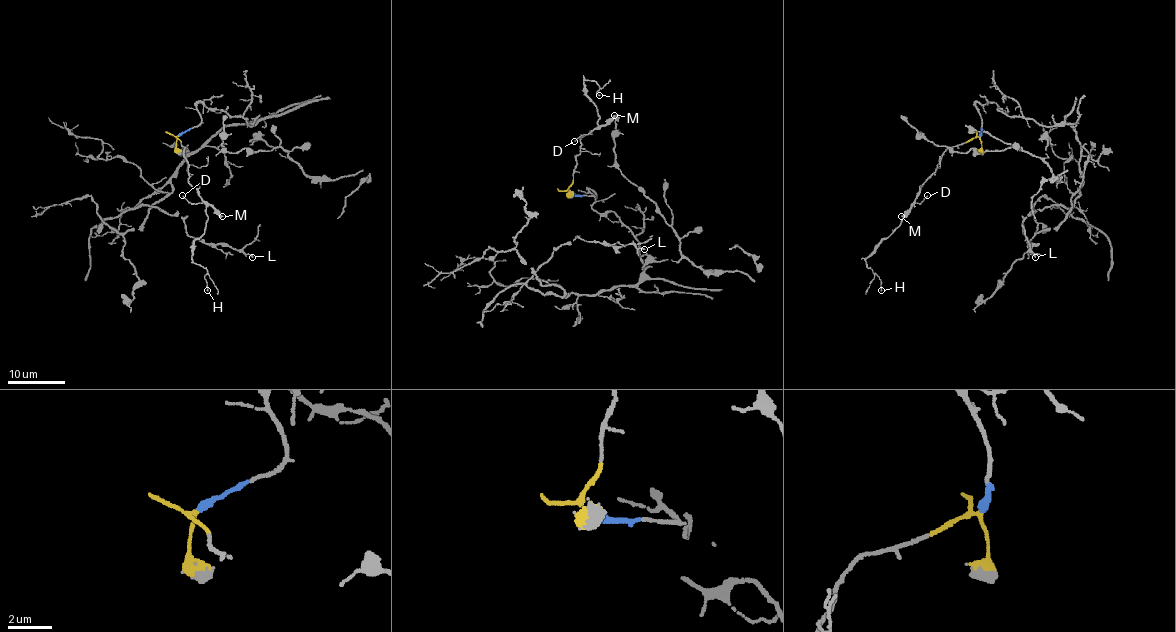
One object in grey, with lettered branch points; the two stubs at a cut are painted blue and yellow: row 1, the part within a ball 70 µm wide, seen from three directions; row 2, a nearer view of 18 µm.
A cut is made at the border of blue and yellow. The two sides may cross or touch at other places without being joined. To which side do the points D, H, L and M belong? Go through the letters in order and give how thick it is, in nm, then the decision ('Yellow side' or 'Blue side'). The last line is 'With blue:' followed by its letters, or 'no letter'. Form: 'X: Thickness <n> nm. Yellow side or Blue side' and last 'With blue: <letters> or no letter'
D: Thickness 80 nm. Yellow side
H: Thickness 100 nm. Yellow side
L: Thickness 130 nm. Blue side
M: Thickness 320 nm. Yellow side
With blue: L

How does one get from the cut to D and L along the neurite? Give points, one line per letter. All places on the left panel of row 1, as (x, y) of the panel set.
D: (178, 136), (184, 146), (188, 181), (202, 201), (192, 204), (182, 195)
L: (178, 136), (201, 122), (199, 102), (251, 125), (224, 125), (135, 208), (178, 215), (194, 238), (252, 256)

